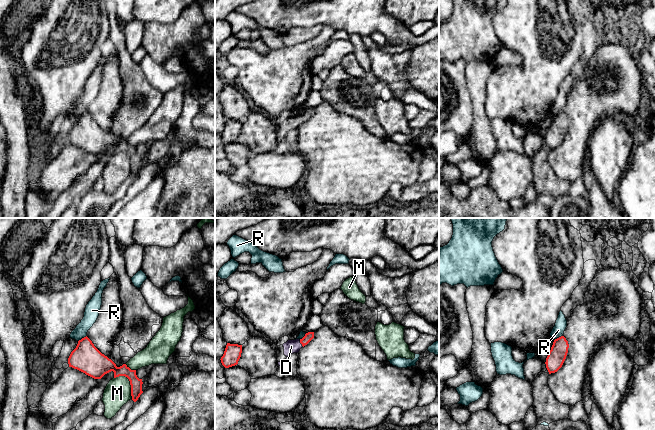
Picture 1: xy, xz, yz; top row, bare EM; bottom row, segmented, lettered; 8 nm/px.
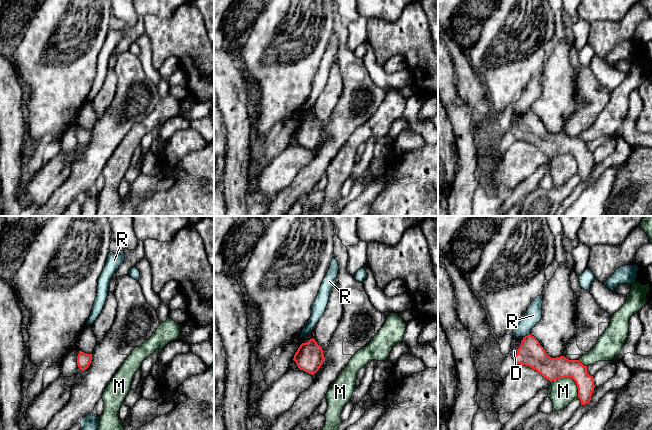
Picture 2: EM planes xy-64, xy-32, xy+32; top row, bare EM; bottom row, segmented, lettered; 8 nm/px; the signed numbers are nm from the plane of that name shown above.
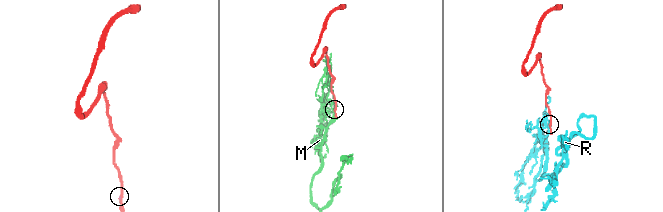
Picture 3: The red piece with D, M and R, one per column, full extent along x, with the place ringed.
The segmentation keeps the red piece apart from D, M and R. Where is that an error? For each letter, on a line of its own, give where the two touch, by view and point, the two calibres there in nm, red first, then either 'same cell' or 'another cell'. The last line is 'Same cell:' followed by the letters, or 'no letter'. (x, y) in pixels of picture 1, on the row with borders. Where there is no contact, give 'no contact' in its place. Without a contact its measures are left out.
D: contact xz (300, 342); calibres 70 and 110 nm; same cell
M: contact xy (129, 380); calibres 150 and 200 nm; another cell
R: contact xy (82, 338); calibres 220 and 120 nm; another cell
Same cell: D

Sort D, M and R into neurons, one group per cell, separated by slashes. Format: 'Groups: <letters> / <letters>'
Groups: D / M / R

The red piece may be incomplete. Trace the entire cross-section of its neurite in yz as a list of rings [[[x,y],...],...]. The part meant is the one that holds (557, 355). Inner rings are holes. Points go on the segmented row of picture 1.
[[[564,336],[554,340],[545,362],[549,374],[557,372],[562,367],[568,348],[569,344]]]

